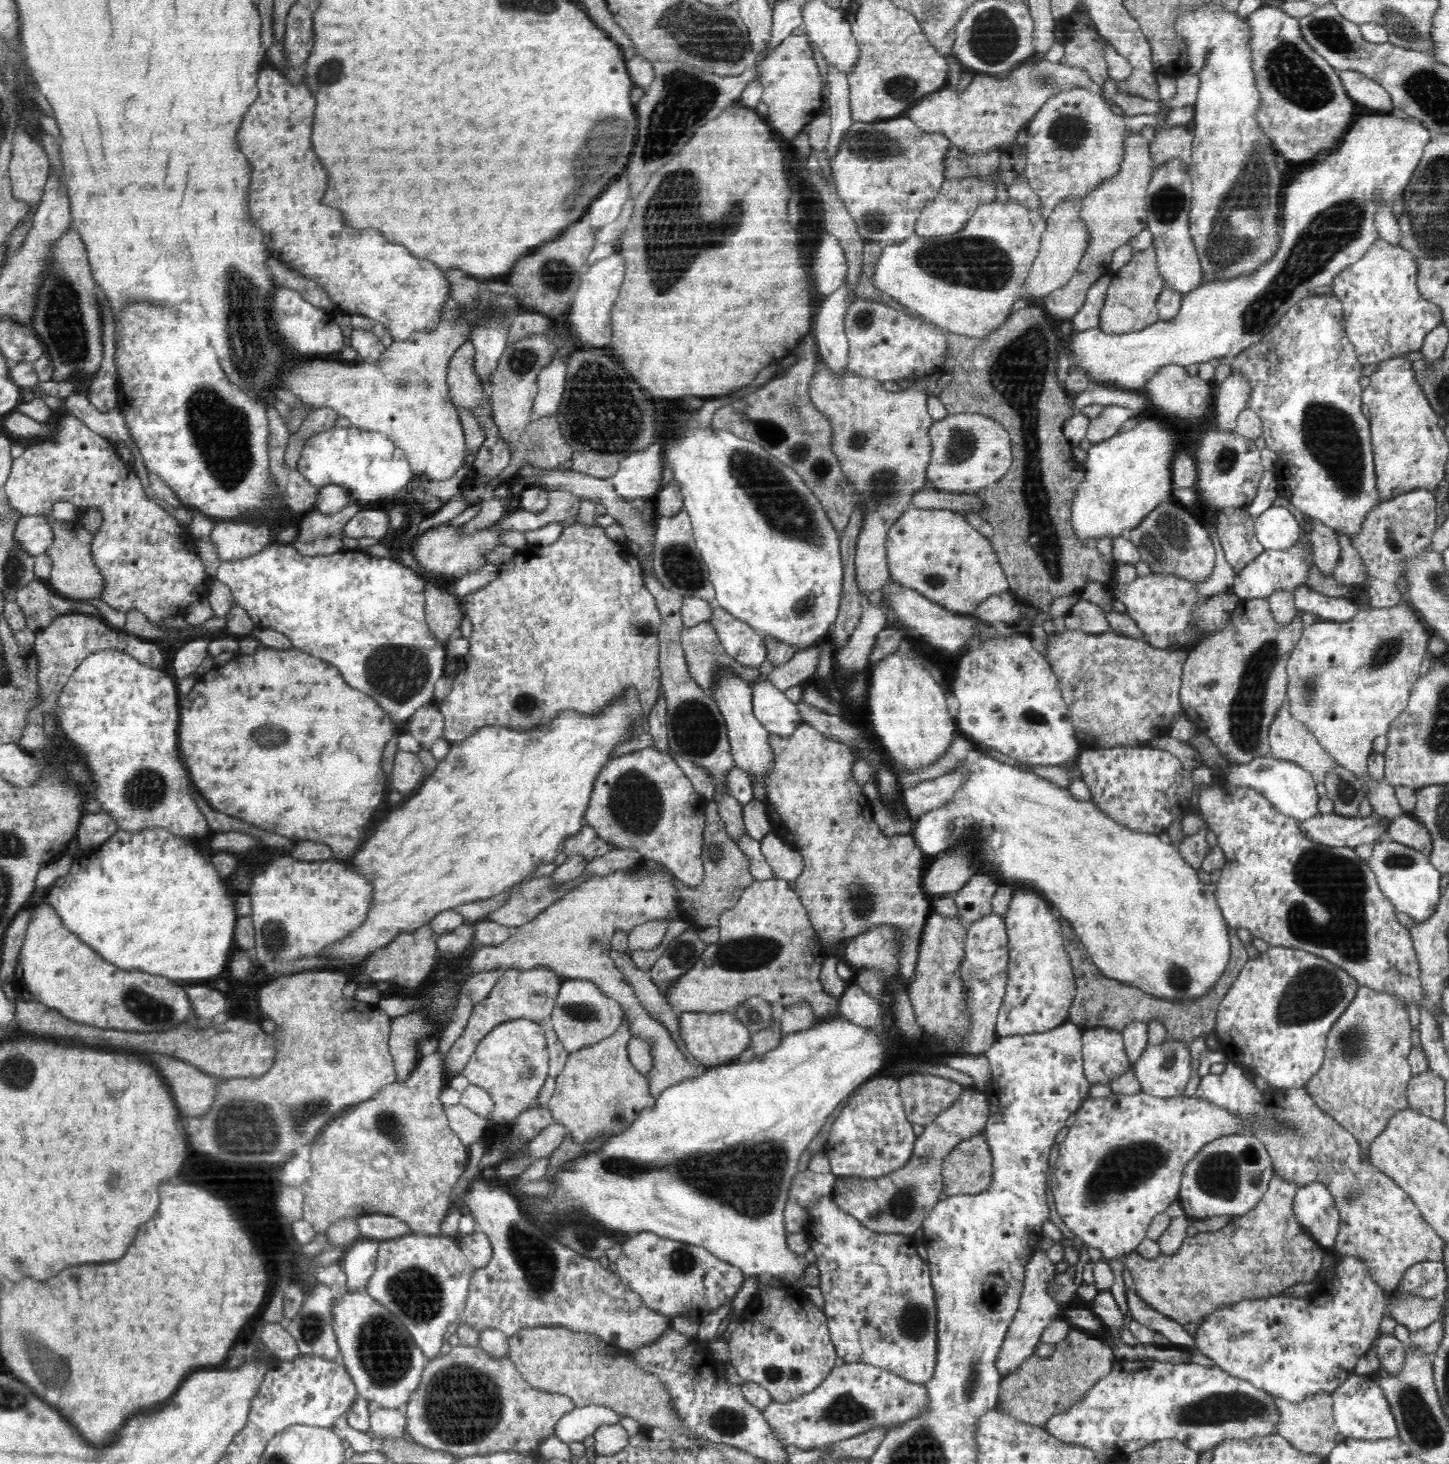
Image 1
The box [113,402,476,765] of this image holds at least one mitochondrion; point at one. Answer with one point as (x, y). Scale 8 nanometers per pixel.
(400, 673)

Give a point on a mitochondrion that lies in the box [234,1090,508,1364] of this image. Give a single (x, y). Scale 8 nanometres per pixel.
(419, 1296)

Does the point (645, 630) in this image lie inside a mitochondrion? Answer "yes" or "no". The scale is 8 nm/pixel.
yes

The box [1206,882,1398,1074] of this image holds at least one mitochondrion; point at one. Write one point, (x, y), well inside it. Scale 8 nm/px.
(1314, 992)

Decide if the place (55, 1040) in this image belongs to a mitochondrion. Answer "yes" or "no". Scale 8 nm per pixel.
no

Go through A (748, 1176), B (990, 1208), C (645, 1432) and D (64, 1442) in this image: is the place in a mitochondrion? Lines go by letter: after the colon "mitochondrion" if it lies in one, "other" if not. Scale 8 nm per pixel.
A: mitochondrion
B: other
C: other
D: other

